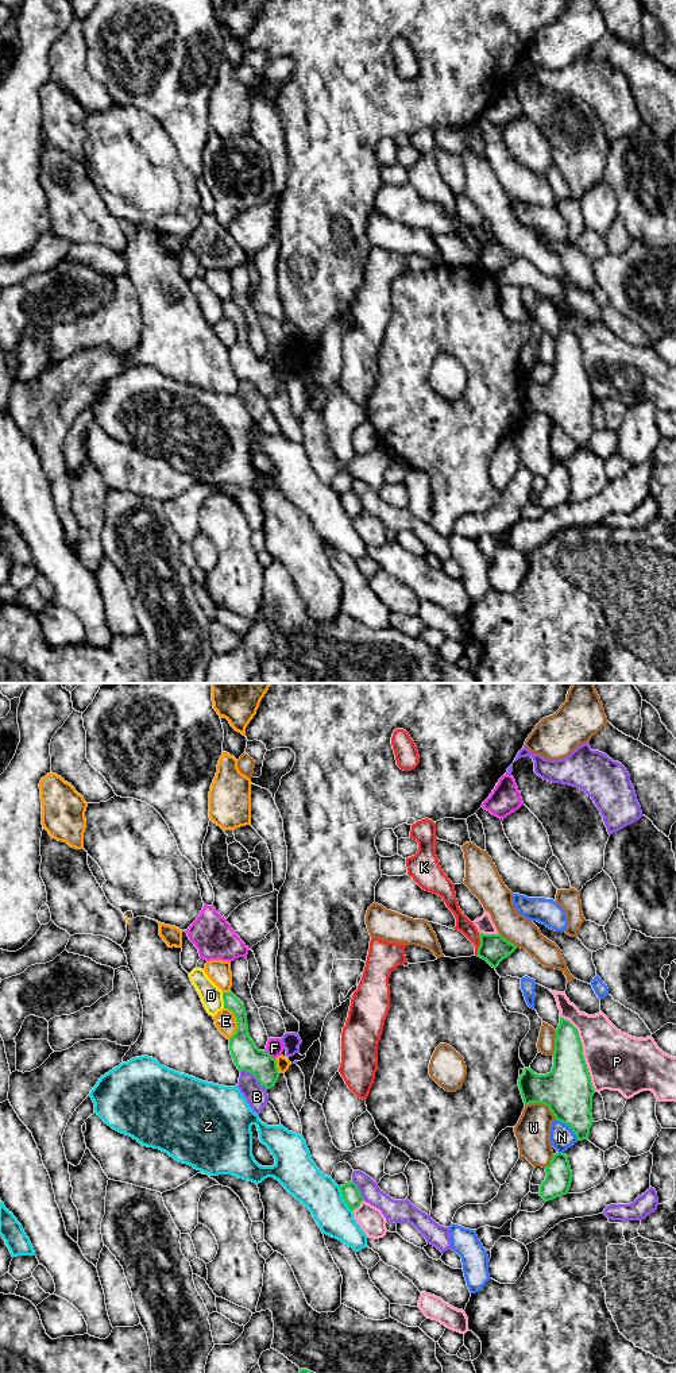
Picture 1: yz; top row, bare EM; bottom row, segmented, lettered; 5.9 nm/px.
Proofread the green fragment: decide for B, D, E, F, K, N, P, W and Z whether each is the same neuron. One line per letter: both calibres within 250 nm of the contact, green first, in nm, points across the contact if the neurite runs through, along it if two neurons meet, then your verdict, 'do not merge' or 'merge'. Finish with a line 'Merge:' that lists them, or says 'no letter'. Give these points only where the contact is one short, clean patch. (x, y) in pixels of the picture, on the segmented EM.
B: calibres 160 and 130 nm; do not merge
D: calibres 90 and 130 nm; do not merge
E: calibres 160 and 130 nm; do not merge
F: calibres 160 and 100 nm; border yz (265, 1051), (274, 1059); do not merge
K: calibres 170 and 90 nm; border yz (479, 933), (476, 955); do not merge
N: calibres 300 and 140 nm; do not merge
P: calibres 300 and 340 nm; do not merge
W: calibres 300 and 200 nm; do not merge
Z: calibres 110 and 220 nm; do not merge
Merge: no letter

